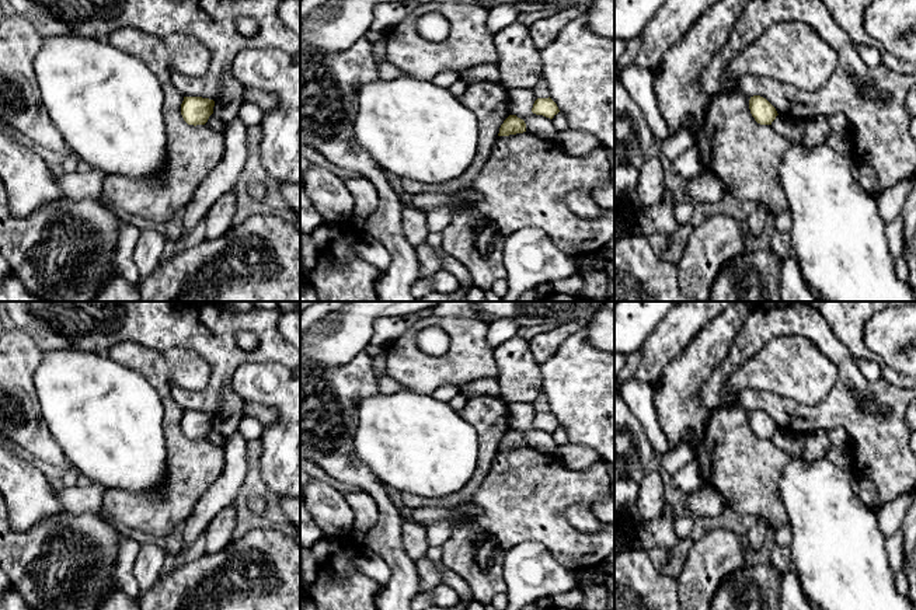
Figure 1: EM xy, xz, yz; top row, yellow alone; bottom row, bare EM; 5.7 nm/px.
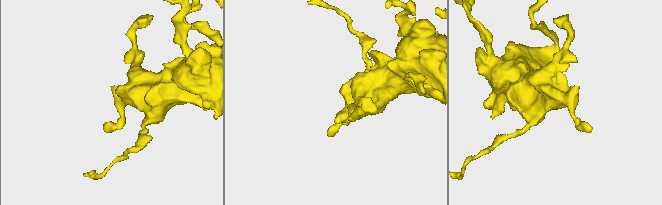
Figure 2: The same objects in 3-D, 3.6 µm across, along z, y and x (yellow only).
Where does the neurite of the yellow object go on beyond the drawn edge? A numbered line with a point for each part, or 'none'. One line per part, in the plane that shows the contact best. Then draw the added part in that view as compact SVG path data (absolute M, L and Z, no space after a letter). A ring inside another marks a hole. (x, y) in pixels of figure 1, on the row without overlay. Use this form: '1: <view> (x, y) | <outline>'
none

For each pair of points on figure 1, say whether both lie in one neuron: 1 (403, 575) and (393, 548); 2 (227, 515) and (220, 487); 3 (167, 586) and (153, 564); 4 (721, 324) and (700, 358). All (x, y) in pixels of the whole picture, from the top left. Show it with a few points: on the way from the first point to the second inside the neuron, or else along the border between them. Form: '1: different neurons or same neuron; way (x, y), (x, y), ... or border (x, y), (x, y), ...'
1: same neuron; way (403, 568), (394, 556)
2: different neurons; border (232, 502), (204, 530)
3: different neurons; border (159, 575), (140, 595)
4: same neuron; way (720, 333), (707, 349)

